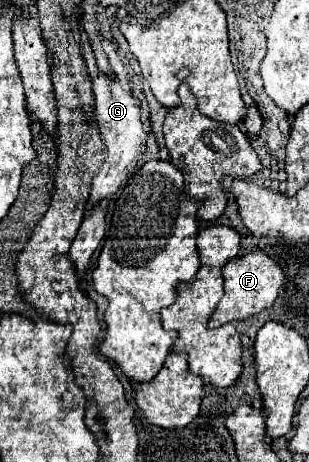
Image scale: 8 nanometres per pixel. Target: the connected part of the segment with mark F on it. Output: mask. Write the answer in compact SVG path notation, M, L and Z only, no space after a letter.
M251 253L251 255L231 259L223 267L223 281L225 281L223 283L225 293L209 319L209 327L221 327L229 321L241 321L241 319L247 319L259 311L271 307L277 299L279 287L283 285L283 271L269 255Z

